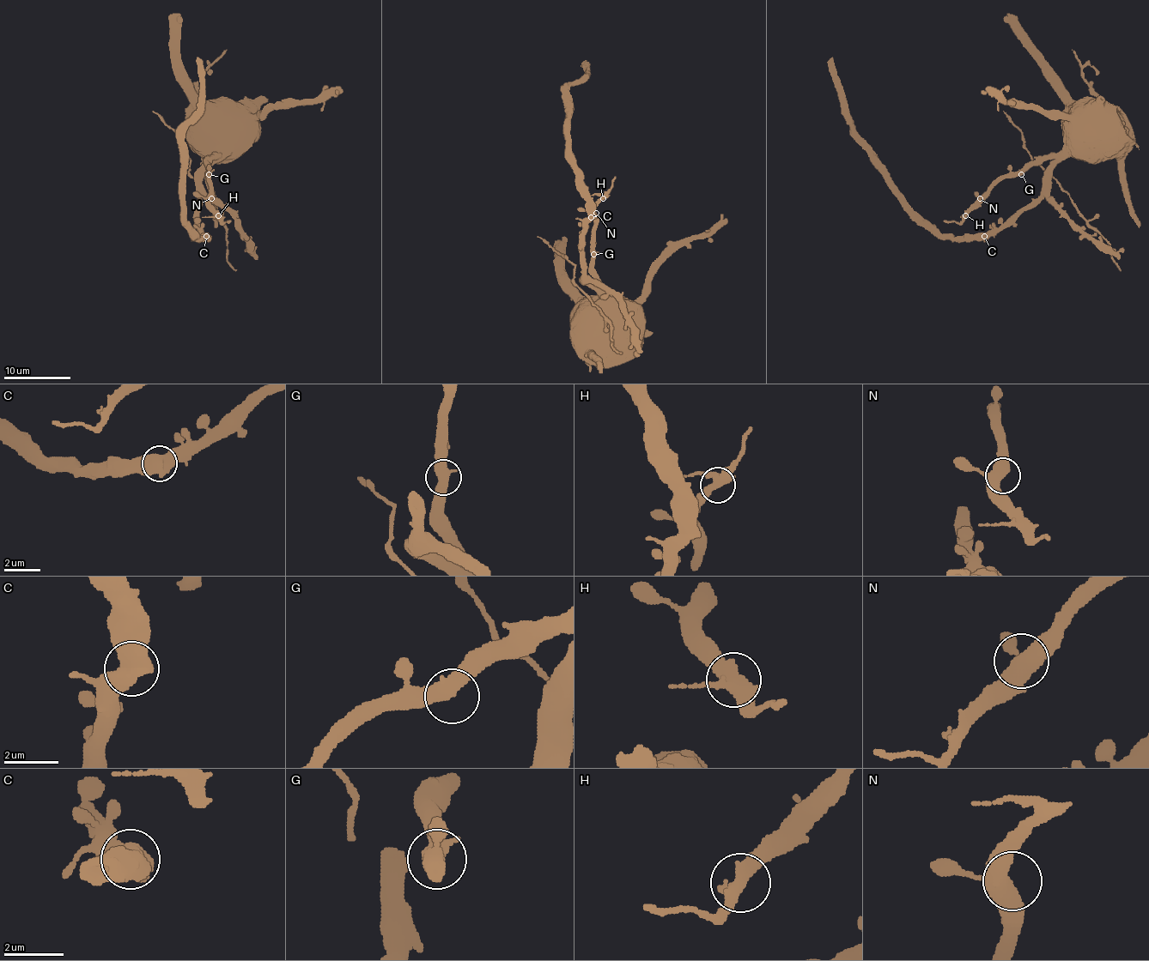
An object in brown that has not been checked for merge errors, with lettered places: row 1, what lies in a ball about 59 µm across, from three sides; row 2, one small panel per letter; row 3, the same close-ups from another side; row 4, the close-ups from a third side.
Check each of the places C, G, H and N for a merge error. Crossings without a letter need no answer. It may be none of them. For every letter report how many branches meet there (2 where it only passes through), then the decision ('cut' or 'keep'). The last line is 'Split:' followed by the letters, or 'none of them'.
C: branches 2; cut
G: branches 2; keep
H: branches 3; cut
N: branches 3; keep
Split: C, H

